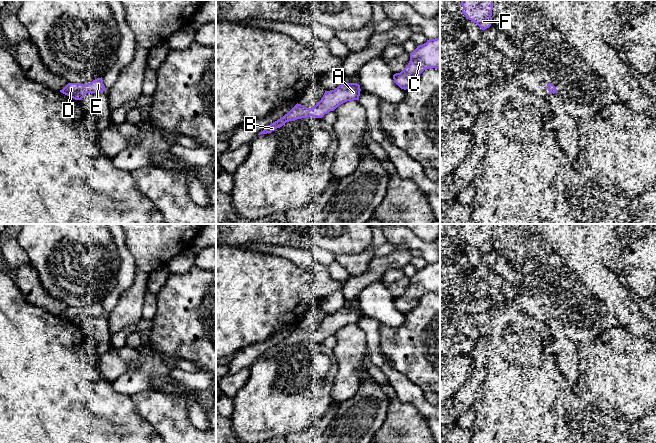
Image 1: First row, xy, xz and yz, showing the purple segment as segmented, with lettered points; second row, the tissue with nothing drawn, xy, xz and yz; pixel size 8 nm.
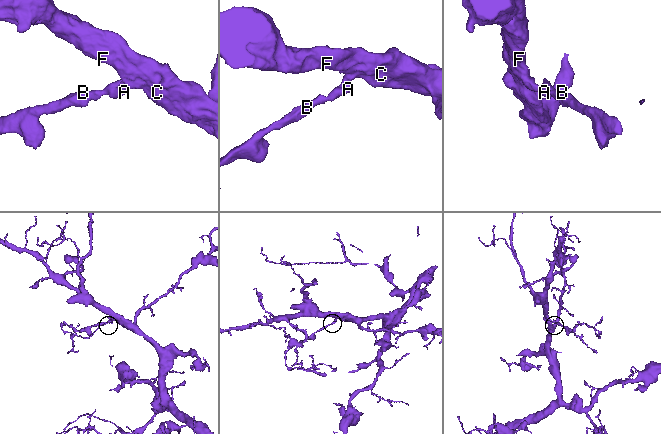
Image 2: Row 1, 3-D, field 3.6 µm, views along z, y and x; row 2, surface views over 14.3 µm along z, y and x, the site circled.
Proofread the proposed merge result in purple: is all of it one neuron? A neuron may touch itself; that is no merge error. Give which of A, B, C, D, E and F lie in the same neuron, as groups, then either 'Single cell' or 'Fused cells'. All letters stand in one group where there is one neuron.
Groups: A B C D E F. Single cell

